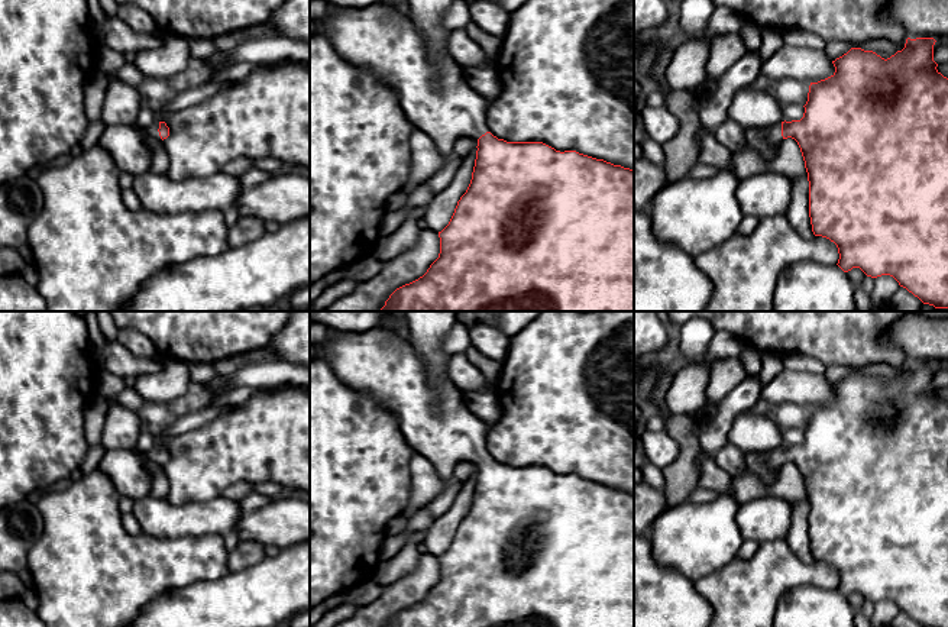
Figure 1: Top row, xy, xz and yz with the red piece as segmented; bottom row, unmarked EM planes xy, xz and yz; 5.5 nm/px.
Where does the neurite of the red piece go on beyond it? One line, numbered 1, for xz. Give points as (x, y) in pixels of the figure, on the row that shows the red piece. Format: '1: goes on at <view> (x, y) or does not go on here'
1: goes on at xz (436, 97)

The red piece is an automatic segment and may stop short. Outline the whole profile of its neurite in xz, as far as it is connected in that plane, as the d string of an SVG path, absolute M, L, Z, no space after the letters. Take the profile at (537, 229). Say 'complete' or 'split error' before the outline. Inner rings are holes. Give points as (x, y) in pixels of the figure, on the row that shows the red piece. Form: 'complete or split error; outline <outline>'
split error; outline M378 1L368 7L340 7L336 4L334 7L334 14L311 22L310 32L326 36L344 59L373 71L379 81L394 90L414 129L420 129L430 136L440 155L453 155L453 146L459 138L467 136L478 140L470 184L457 201L449 224L439 232L439 258L423 277L397 288L379 311L634 311L634 169L576 151L560 152L543 142L507 142L498 139L488 130L486 98L465 80L463 67L450 56L449 51L440 55L436 64L430 61L427 43L408 14L399 14L389 4Z

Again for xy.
split error; outline M156 122L149 127L111 125L106 126L97 145L110 153L120 172L135 177L151 171L153 155L148 140L164 140L168 136L169 127L165 122Z

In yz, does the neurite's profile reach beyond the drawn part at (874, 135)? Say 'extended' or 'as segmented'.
extended

